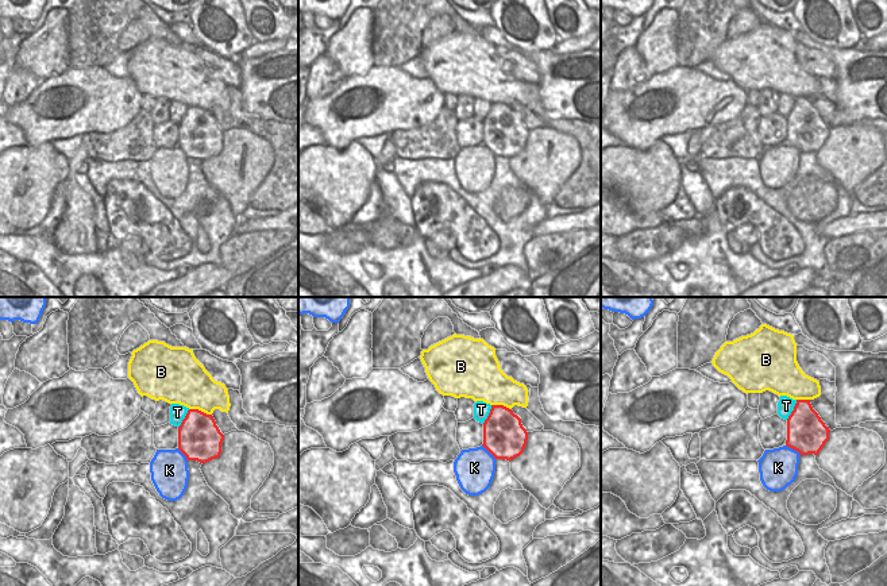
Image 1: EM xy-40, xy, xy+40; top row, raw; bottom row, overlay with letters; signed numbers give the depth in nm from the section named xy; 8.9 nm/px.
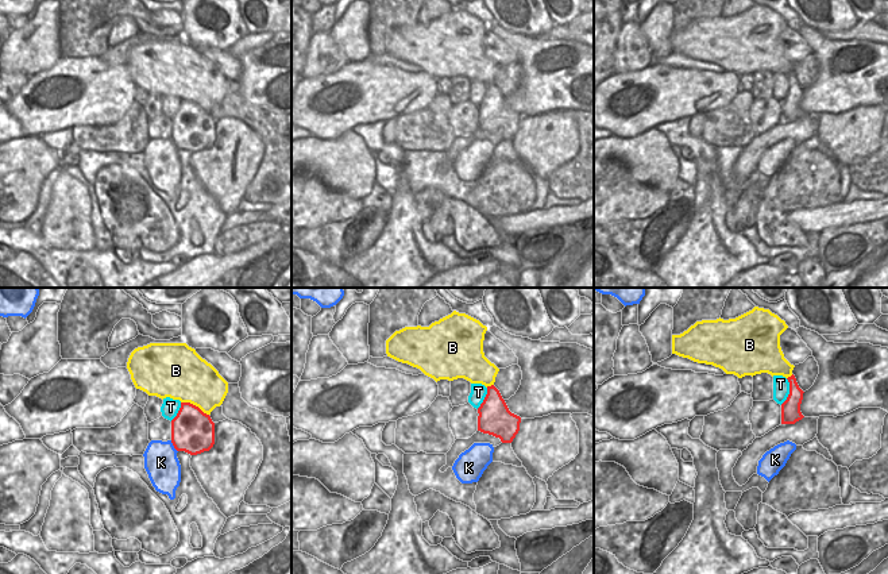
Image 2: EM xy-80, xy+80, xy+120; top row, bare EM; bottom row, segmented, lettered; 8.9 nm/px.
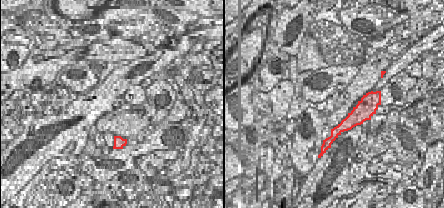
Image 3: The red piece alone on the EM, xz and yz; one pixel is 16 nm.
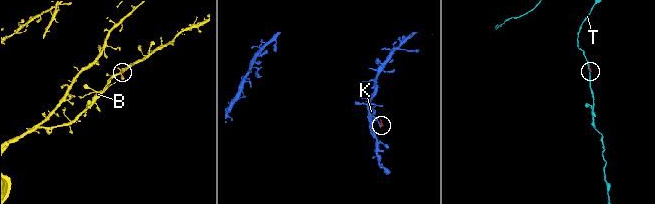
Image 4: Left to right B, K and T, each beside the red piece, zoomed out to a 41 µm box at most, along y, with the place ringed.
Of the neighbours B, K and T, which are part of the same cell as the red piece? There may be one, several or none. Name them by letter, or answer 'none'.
none

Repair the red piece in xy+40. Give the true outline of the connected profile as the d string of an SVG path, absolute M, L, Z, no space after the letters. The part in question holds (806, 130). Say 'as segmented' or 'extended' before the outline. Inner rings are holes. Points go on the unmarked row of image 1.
as segmented | M797 97L794 108L787 116L786 143L799 153L818 153L829 138L829 124L813 107L810 97Z

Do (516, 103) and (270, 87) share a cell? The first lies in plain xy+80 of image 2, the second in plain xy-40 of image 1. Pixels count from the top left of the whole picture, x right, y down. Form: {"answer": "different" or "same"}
{"answer": "same"}

